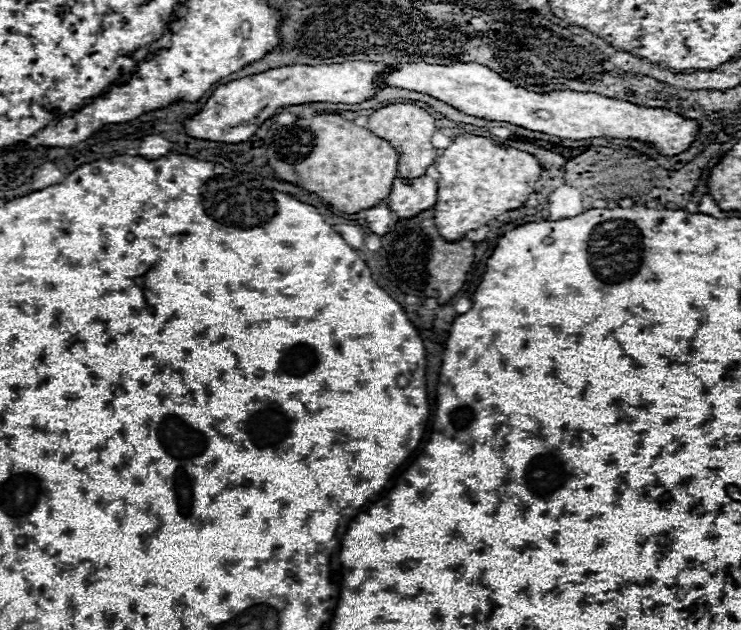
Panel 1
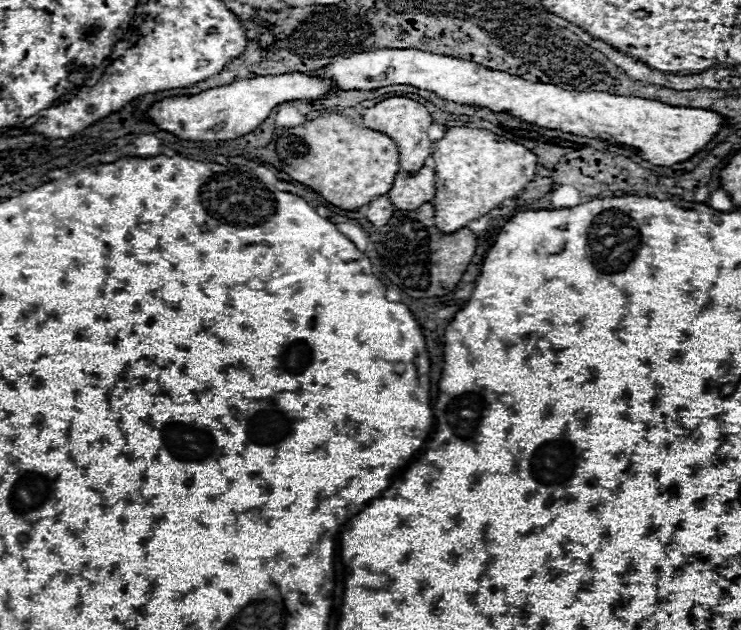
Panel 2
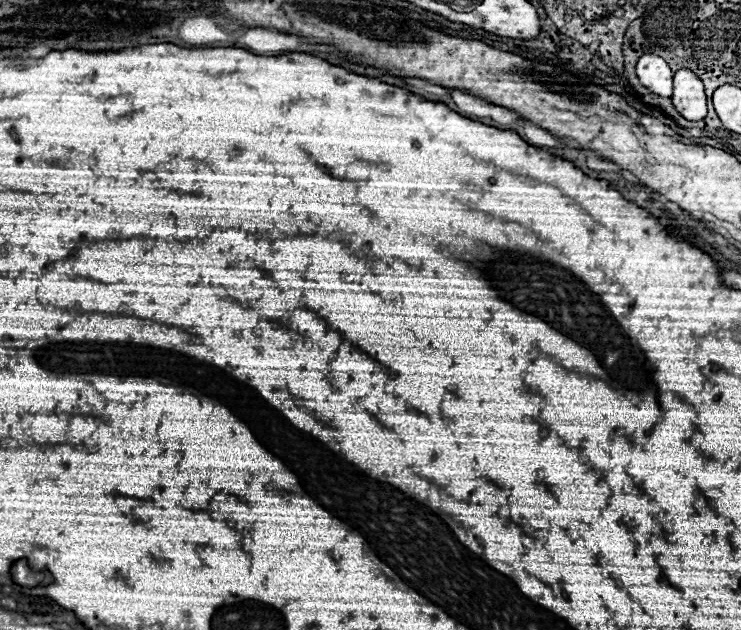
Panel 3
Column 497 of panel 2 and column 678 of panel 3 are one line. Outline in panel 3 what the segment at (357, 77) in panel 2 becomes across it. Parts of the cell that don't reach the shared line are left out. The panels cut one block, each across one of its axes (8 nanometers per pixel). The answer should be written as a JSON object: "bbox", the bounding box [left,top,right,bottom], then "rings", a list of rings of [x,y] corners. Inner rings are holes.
{"bbox":[672,68,706,120],"rings":[[[680,68],[674,74],[672,102],[686,120],[706,118],[706,92],[702,80],[688,68]]]}

